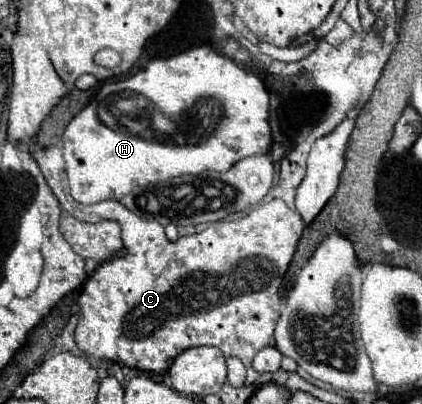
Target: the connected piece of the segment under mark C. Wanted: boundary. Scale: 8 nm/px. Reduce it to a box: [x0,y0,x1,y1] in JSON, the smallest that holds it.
[35,147,305,371]

